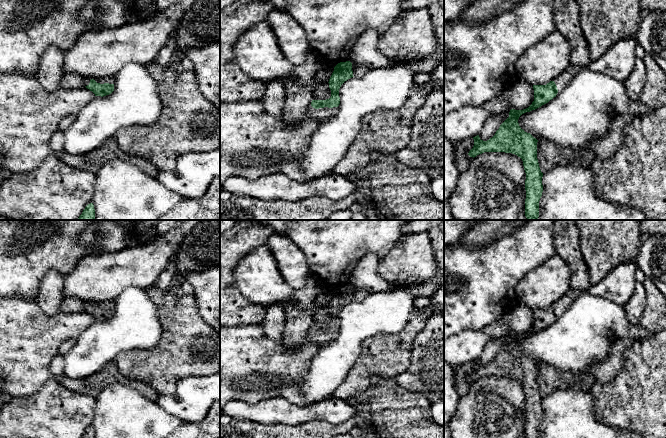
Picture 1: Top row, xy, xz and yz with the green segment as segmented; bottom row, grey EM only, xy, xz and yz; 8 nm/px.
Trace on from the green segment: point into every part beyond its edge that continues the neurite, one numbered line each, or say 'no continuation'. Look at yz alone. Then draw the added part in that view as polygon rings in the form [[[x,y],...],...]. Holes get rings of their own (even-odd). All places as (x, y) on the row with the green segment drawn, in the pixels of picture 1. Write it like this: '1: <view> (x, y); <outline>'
1: yz (565, 77); [[[570,65],[557,78],[555,78],[553,81],[555,82],[558,91],[563,90],[564,87],[568,85],[571,80],[576,76],[580,69],[580,67]]]

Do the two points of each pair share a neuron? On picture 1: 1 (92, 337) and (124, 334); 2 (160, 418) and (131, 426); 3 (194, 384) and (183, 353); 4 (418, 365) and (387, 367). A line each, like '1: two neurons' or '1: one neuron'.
1: one neuron
2: one neuron
3: two neurons
4: two neurons

